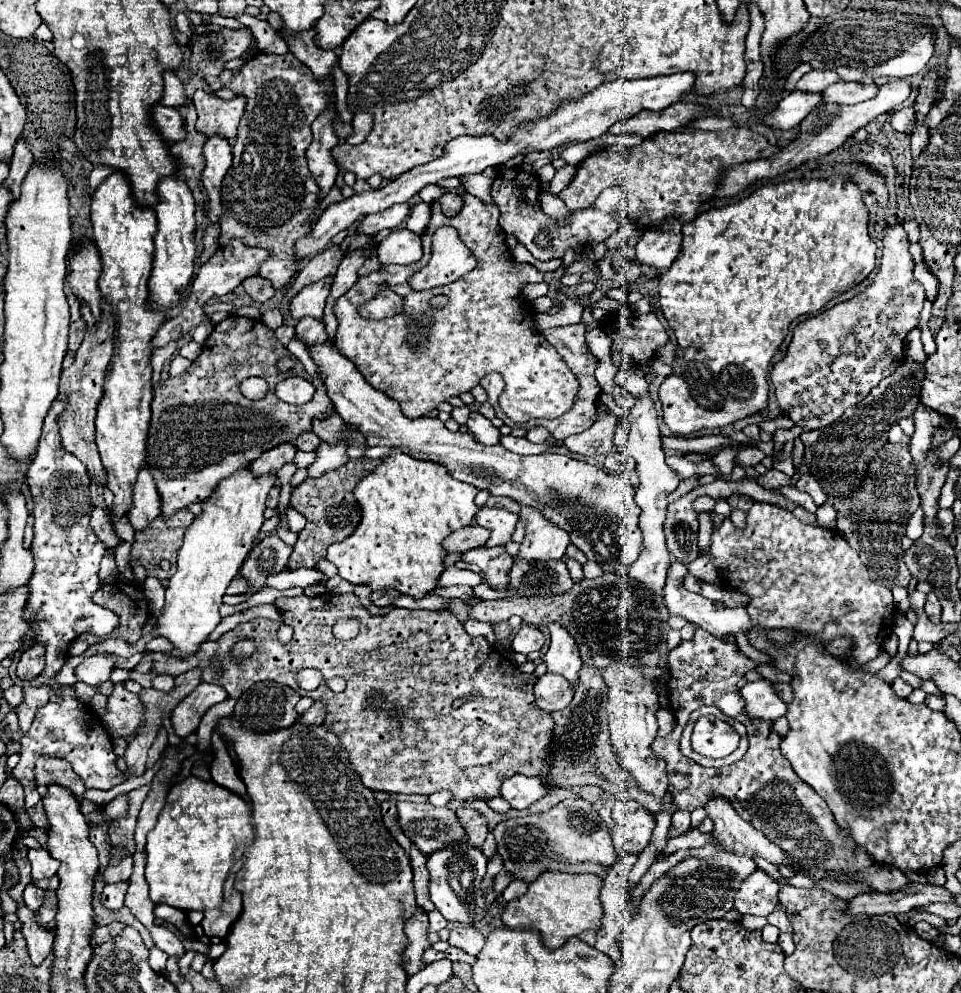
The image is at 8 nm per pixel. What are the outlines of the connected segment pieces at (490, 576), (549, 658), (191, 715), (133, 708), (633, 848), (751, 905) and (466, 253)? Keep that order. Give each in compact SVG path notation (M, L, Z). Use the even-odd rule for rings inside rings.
M479 547L463 553L463 561L477 565L483 573L483 581L493 589L505 589L507 577L513 565L513 557L507 555L505 547Z
M549 623L547 627L551 633L551 645L543 661L547 663L547 669L551 673L563 675L575 687L579 679L579 669L583 665L577 643L561 623Z
M199 683L175 709L171 715L173 729L179 737L187 737L197 731L201 717L209 707L215 703L221 703L227 699L227 691L221 685L209 685L209 683Z
M117 683L101 721L111 737L127 737L139 729L144 713L145 708L137 701L137 693L129 693L123 683Z
M617 801L613 807L613 843L621 857L627 853L641 853L655 829L655 815L637 801Z
M753 871L735 895L735 909L741 915L761 915L767 917L779 903L777 899L779 883L765 871Z
M439 227L431 239L429 263L409 277L409 285L415 291L425 291L441 285L449 285L473 271L475 257L459 239L451 227Z

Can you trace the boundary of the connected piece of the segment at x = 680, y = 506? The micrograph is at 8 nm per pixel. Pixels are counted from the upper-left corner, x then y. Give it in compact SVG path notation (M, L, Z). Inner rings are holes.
M701 487L669 503L669 509L667 509L667 521L665 521L667 547L669 547L669 553L679 563L685 563L685 565L693 563L699 555L699 549L697 549L699 521L697 521L695 509L691 507L693 499L697 499L699 495L701 495Z

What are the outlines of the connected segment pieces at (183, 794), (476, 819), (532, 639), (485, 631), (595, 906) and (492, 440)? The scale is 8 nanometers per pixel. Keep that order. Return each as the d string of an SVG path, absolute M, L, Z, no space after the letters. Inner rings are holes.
M195 775L175 783L159 813L157 825L147 835L145 879L151 887L153 903L167 903L183 911L219 907L223 881L231 865L243 857L249 845L249 833L253 843L251 807L239 795Z
M459 807L457 817L461 819L469 841L475 843L477 847L481 847L487 837L487 819L473 807Z
M523 625L523 627L517 631L517 635L513 637L511 647L513 647L515 653L529 655L531 651L541 651L543 643L545 643L545 637L543 637L543 633L541 633L537 627L533 627L533 625Z
M469 619L466 623L464 623L464 628L472 637L482 635L487 639L490 645L496 646L497 639L495 639L495 634L492 626L489 623L479 622L475 619Z
M549 871L543 873L539 879L535 879L533 883L529 883L525 895L509 901L501 919L507 927L537 929L543 937L543 943L551 949L557 949L565 945L569 937L575 937L581 931L601 929L601 917L603 917L603 905L599 899L601 887L603 887L603 879L599 879L593 873L571 875L561 871Z
M471 413L467 427L469 427L469 433L477 439L477 443L483 443L483 445L497 445L499 443L499 437L501 437L499 429L493 427L491 421L485 419L481 413Z

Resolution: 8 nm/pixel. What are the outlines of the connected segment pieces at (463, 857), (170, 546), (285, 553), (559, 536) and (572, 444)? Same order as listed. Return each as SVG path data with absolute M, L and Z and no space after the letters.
M455 845L429 855L427 869L431 873L431 901L441 911L447 921L475 925L487 917L485 893L481 889L483 877L487 873L487 859L477 847Z
M189 509L177 511L171 519L157 517L145 531L135 533L131 559L139 559L147 575L155 575L157 579L171 577L177 567L177 551L181 549L185 527L193 519L195 515Z
M269 535L265 537L245 559L239 575L243 579L247 579L249 583L249 591L257 593L261 589L265 589L265 581L269 575L281 573L287 567L289 555L291 555L291 547L287 543L283 543L279 539L279 535Z
M523 505L519 517L527 523L527 533L515 561L551 561L565 555L571 543L567 531L549 523L543 513L533 507Z
M605 409L605 415L601 419L597 419L585 433L579 435L571 435L563 441L563 445L571 451L571 453L579 453L583 457L597 457L597 455L605 455L607 451L613 449L613 437L615 437L615 429L617 429L617 417Z

